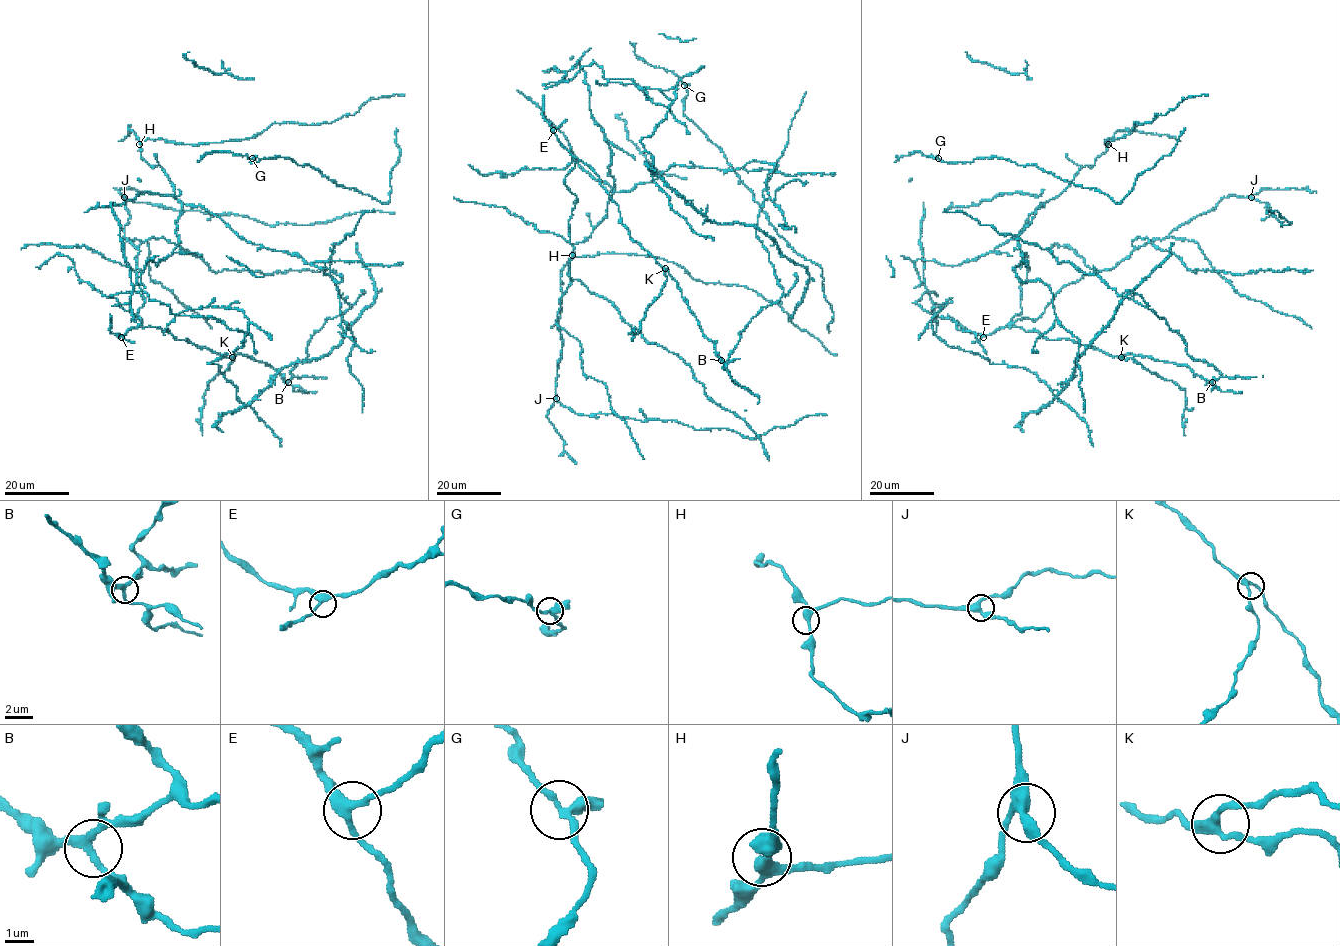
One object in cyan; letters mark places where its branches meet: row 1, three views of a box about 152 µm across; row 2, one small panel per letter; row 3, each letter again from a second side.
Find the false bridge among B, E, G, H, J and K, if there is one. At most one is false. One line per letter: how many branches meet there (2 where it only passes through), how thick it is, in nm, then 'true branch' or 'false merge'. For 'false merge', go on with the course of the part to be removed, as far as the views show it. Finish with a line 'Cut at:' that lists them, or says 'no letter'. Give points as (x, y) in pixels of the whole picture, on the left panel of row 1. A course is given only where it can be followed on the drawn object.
B: 3 branches meet; 240 nm thick; true branch
E: 3 branches meet; 340 nm thick; true branch
G: 3 branches meet; 300 nm thick; true branch
H: 3 branches meet; 280 nm thick; true branch
J: 3 branches meet; 340 nm thick; true branch
K: 3 branches meet; 260 nm thick; true branch
Cut at: no letter

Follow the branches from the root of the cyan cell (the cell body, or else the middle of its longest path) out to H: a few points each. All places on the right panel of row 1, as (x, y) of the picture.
H: (1000, 245), (1013, 239), (1028, 216), (1041, 203), (1057, 197), (1083, 166), (1093, 165), (1108, 144)

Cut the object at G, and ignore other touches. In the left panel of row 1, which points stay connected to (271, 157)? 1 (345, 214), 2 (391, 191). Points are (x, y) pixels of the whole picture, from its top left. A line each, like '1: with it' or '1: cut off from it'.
1: cut off from it
2: with it

